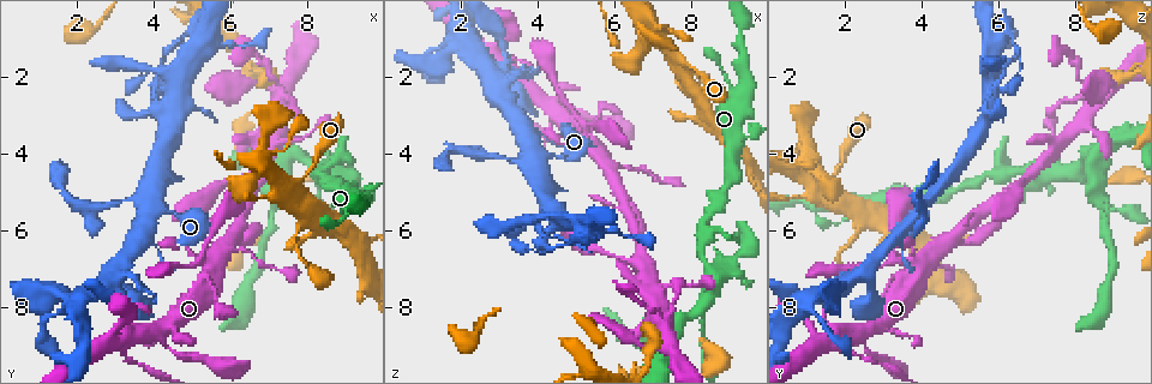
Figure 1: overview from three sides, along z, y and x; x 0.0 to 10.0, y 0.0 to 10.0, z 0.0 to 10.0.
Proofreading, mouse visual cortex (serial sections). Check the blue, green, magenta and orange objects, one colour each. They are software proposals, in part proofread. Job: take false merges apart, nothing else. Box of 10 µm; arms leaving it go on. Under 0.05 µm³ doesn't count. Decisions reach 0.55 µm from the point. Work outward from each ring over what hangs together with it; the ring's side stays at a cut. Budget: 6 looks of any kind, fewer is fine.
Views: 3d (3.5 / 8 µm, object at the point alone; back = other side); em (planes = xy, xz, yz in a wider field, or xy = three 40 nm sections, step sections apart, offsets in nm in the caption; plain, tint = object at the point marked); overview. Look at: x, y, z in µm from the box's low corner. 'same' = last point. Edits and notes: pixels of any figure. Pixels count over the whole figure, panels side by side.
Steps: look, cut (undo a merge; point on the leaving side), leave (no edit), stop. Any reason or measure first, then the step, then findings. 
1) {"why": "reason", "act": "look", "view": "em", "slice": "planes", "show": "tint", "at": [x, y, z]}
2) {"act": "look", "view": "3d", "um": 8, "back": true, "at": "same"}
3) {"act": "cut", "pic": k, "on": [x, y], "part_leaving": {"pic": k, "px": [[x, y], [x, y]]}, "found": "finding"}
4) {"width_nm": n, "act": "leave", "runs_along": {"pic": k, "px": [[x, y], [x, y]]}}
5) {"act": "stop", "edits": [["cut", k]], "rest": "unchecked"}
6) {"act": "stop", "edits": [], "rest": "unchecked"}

{"why": "thin neck", "act": "look", "view": "3d", "um": 8, "at": [7.75, 4.80, 1.65]}

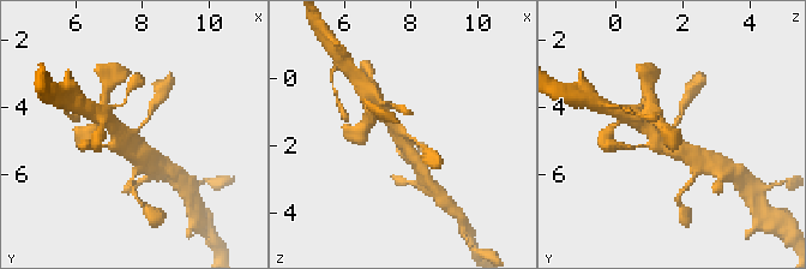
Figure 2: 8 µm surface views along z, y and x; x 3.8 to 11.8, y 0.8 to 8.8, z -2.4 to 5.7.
{"act": "look", "view": "em", "slice": "xy", "step": 2, "show": "tint", "at": "same"}

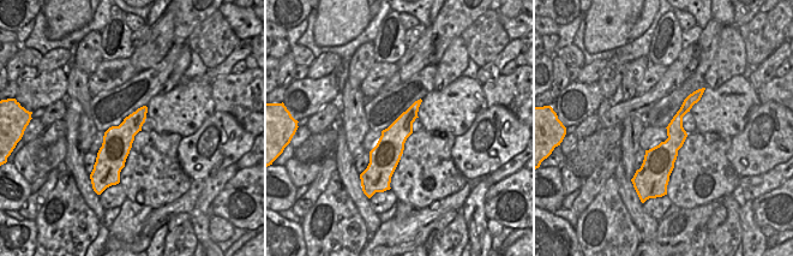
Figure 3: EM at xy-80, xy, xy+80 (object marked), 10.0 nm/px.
{"act": "leave", "runs_along": {"pic": 3, "px": [[698, 93], [678, 117], [665, 178]]}, "found": "all the same cell"}

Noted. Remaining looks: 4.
{"why": "abrupt turn", "act": "look", "view": "3d", "um": 3.5, "at": [4.10, 5.40, 4.10]}

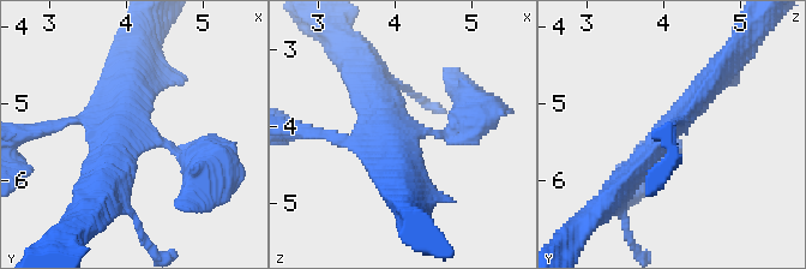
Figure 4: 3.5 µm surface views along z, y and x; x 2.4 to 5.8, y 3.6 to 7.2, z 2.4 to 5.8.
{"arms": 4, "arm_widths_nm": [200, 200, 350, 350], "act": "look", "view": "em", "slice": "xy", "step": 5, "show": "tint", "at": [4.10, 5.35, 4.10]}

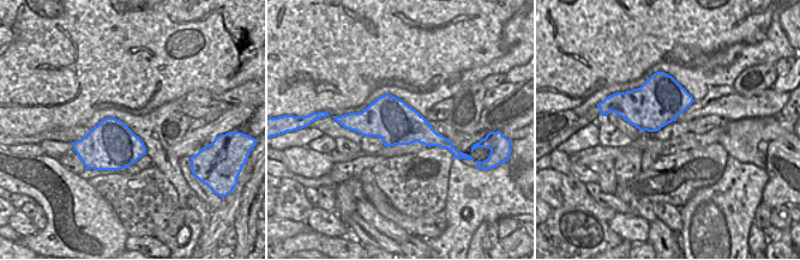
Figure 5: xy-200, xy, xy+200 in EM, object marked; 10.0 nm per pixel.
{"why": "cut it another way", "act": "look", "view": "em", "slice": "planes", "show": "tint", "at": "same"}

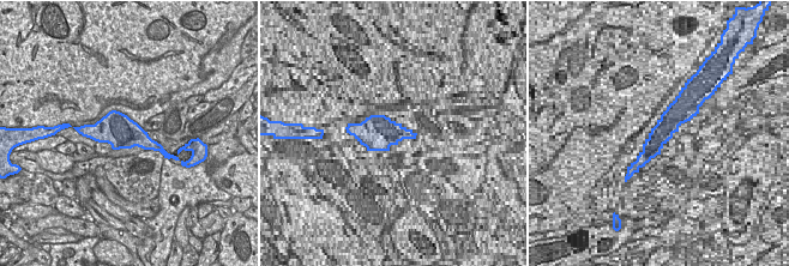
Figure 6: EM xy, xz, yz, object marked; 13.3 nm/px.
{"act": "leave", "runs_along": {"pic": 4, "px": [[465, 113], [447, 135], [407, 135], [373, 85]]}, "found": "continuous, no second cell"}

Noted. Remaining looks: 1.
{"act": "stop", "edits": [], "rest": "unchecked"}

